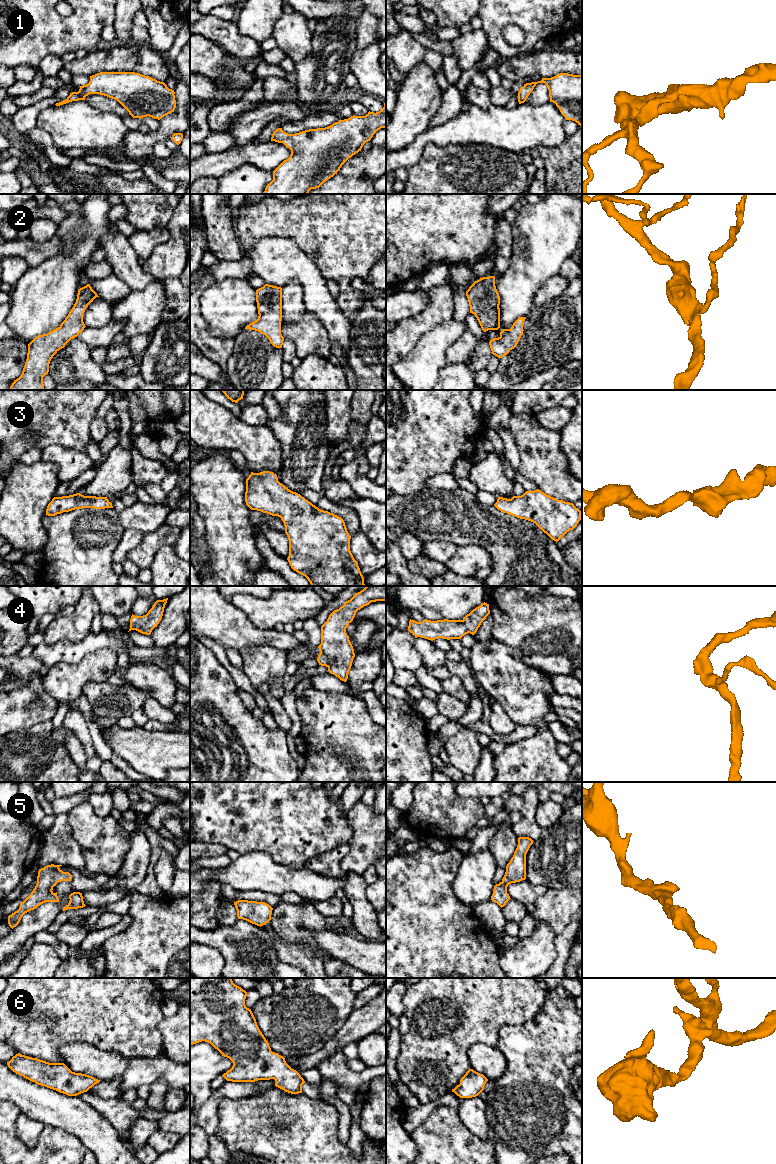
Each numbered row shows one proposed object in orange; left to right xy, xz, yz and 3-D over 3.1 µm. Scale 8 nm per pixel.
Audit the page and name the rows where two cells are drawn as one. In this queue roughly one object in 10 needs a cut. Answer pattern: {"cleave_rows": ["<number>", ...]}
{"cleave_rows": []}

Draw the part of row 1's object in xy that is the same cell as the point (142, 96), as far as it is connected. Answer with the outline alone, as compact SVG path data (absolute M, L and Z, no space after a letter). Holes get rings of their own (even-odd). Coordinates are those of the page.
M100 72L90 76L88 84L80 86L78 92L72 92L63 101L56 103L60 106L72 101L85 100L89 94L100 94L117 100L133 118L152 117L160 120L174 112L176 108L175 92L164 82L135 72Z

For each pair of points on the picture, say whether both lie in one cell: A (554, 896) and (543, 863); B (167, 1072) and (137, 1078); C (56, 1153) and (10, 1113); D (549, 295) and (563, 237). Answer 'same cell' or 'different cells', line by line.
A: different cells
B: same cell
C: same cell
D: different cells

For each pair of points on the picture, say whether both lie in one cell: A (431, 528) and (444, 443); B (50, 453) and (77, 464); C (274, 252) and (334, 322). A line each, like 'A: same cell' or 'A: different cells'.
A: different cells
B: same cell
C: same cell

